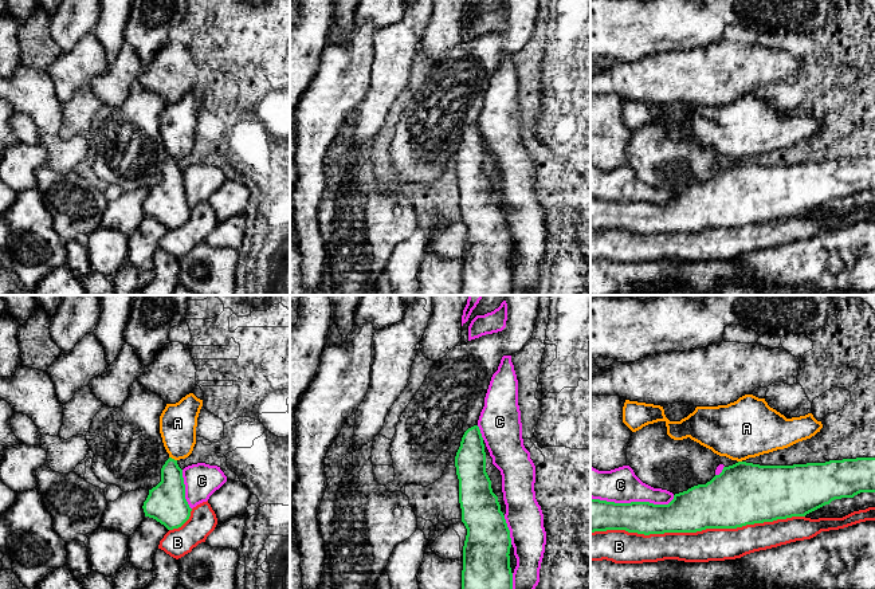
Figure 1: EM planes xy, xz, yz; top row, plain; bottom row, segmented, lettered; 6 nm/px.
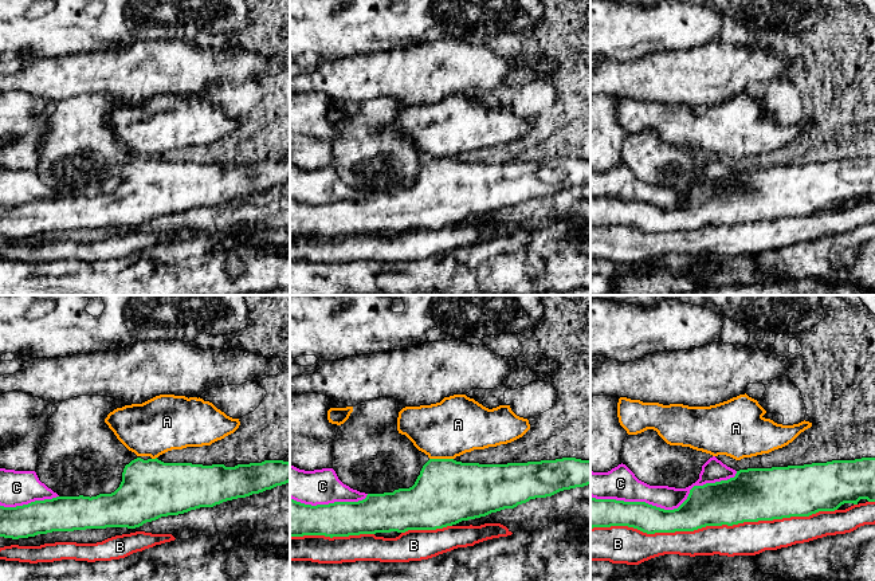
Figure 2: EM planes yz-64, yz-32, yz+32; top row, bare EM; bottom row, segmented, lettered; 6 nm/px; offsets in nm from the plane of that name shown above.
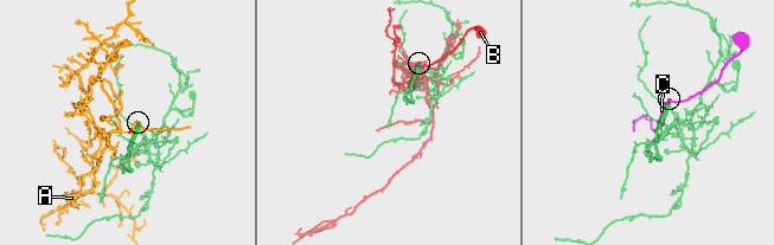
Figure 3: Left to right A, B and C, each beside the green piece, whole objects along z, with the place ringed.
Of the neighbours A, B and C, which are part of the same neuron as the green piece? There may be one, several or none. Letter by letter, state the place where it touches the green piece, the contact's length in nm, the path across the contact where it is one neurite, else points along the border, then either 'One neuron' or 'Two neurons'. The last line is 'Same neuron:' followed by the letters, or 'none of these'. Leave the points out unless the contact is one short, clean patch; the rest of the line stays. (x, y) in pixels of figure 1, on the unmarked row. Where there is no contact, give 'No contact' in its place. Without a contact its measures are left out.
A: Touches green at xy (173, 158). Shared border 50 nm. Boundary: xy (169, 156), (176, 160). Two neurons
B: Touches green at yz (697, 230). Shared border 1300 nm. Two neurons
C: Touches green at yz (632, 201). Shared border 500 nm. Two neurons
Same neuron: none of these

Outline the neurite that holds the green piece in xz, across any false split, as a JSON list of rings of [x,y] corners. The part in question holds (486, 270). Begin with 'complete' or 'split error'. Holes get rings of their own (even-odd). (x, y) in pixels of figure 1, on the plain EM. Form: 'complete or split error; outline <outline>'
complete; outline [[[478,125],[468,127],[455,156],[462,221],[467,228],[463,246],[462,295],[513,295],[511,237],[498,196],[486,172],[486,152]]]

